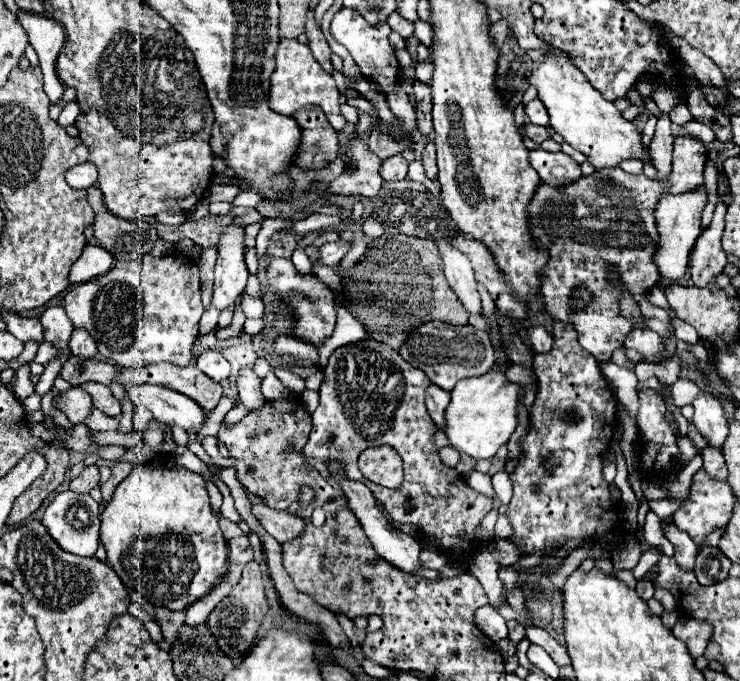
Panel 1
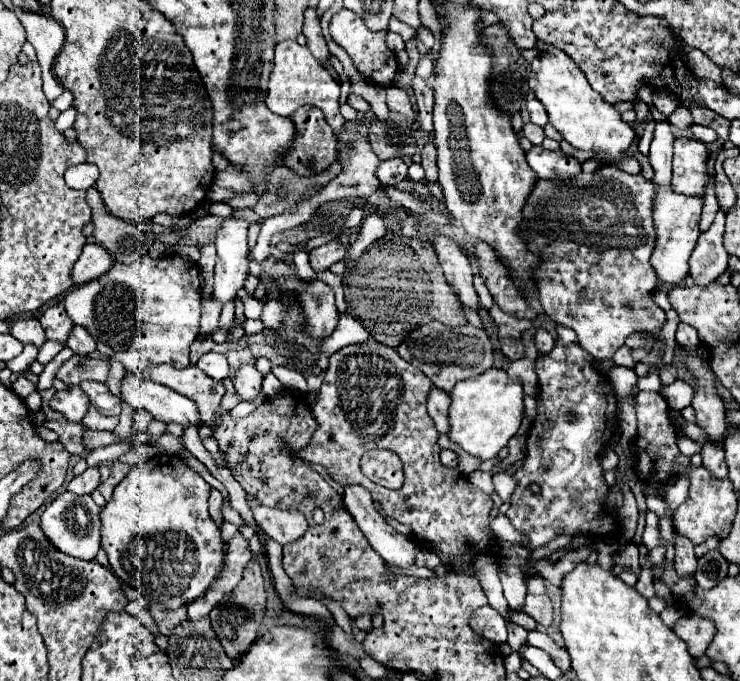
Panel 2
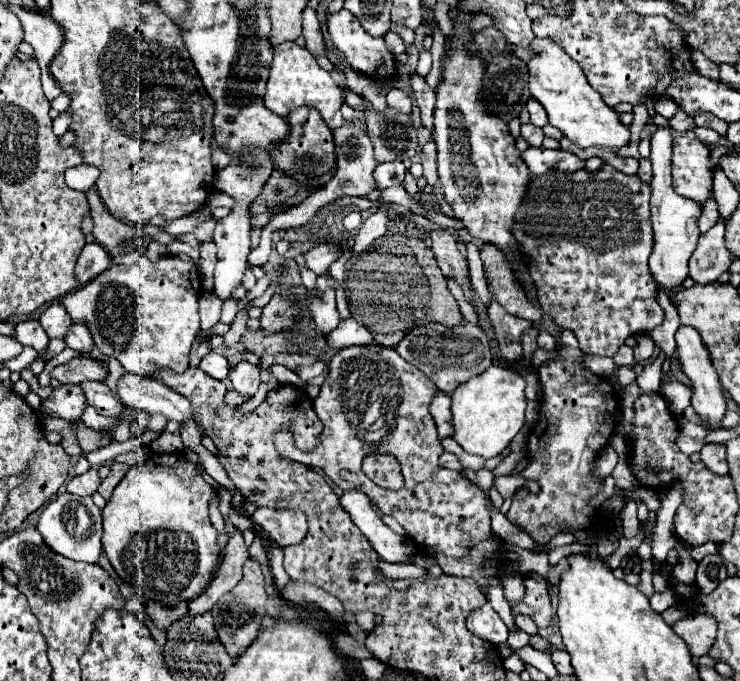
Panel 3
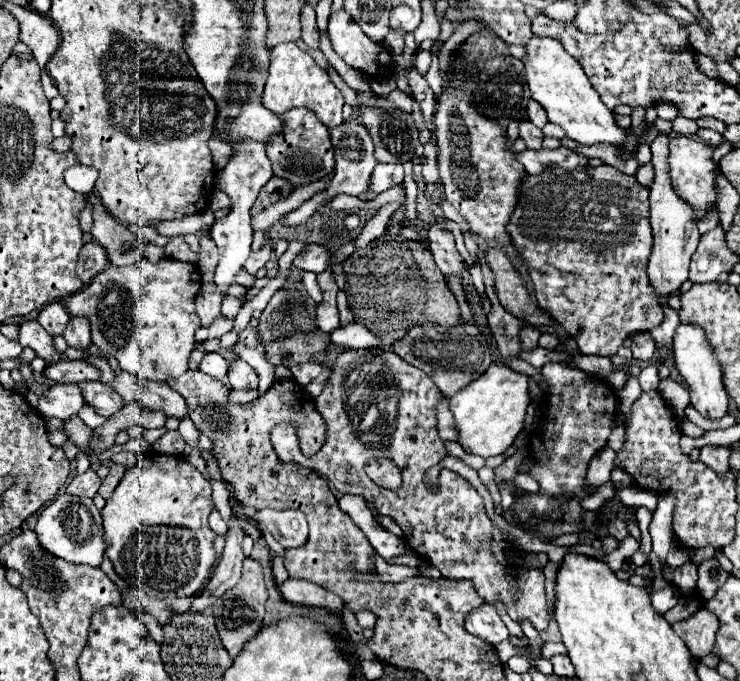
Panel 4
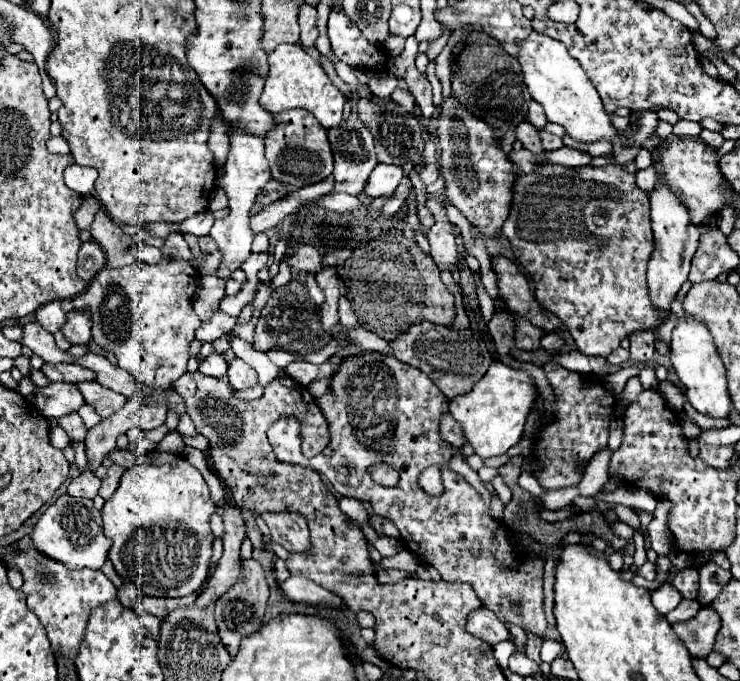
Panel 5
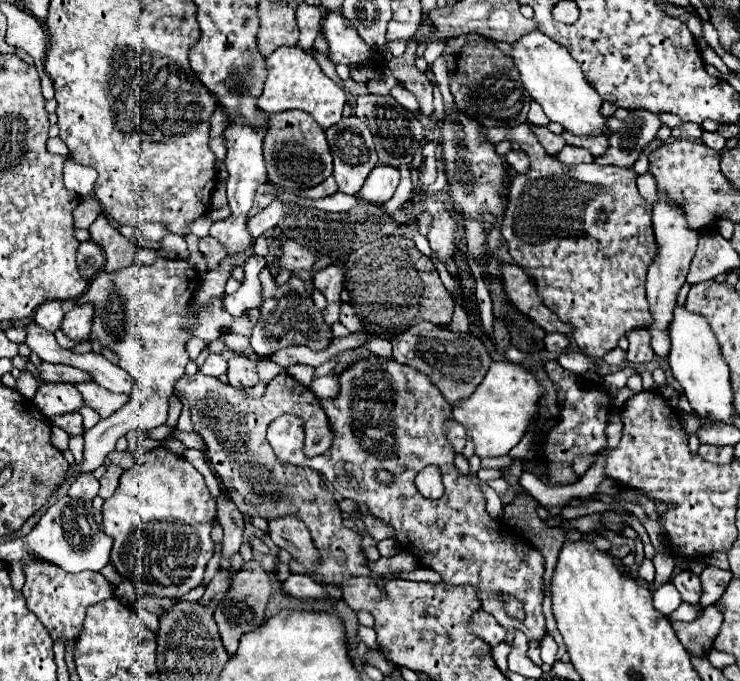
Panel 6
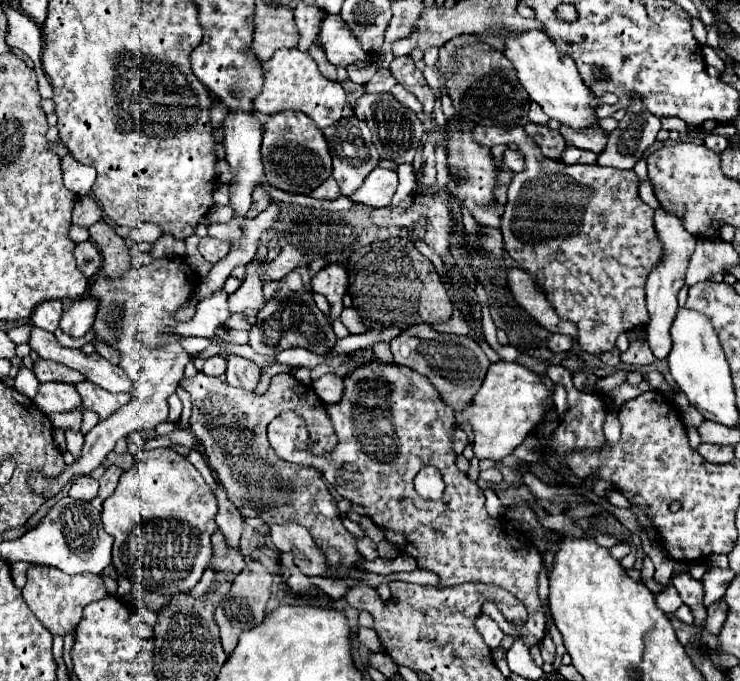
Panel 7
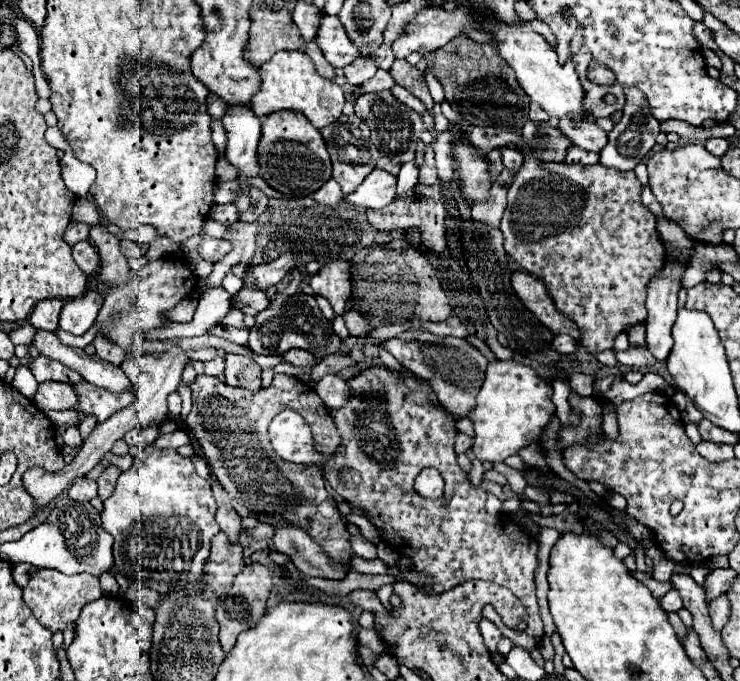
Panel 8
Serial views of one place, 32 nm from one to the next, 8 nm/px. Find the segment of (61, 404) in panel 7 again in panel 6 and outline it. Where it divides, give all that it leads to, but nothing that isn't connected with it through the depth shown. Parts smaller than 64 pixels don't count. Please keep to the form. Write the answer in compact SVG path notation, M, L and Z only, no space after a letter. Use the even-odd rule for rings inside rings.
M44 384L38 388L34 404L48 418L76 412L84 406L82 396L74 384Z

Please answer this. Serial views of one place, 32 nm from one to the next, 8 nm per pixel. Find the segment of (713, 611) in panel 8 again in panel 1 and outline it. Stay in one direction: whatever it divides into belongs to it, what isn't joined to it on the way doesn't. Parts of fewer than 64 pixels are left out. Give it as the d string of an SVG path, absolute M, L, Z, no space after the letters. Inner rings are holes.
M684 616L684 618L678 618L678 622L672 628L672 634L688 646L690 656L696 660L706 650L706 644L708 644L710 634L712 634L712 626L706 622L692 620L692 618Z

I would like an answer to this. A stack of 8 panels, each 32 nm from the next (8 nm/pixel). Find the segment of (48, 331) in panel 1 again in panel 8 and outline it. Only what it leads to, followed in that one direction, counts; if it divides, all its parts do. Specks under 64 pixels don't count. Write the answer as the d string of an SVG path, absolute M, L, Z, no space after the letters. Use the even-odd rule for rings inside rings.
M42 300L34 306L32 314L30 314L30 324L34 328L42 328L42 330L50 330L54 332L58 328L58 318L62 312L62 300Z

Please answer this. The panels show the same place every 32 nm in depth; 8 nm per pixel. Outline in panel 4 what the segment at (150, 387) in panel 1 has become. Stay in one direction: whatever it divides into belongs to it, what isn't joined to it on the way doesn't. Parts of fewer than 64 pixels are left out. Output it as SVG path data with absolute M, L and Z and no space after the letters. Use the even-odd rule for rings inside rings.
M90 356L88 360L92 360L92 364L100 368L102 372L100 382L112 384L112 388L122 396L124 404L138 402L144 410L150 410L150 412L162 410L166 416L176 420L182 420L188 416L186 400L178 392L174 392L170 386L156 384L156 382L140 382L134 374L128 374L128 372L120 372L118 376L114 376L108 360L96 358L96 356Z

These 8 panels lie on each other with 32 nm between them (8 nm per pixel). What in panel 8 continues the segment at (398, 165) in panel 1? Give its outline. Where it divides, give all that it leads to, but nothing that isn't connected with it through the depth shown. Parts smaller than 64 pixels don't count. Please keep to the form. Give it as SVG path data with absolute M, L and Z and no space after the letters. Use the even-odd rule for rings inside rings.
M374 168L368 174L368 180L364 180L364 184L360 184L360 188L356 188L356 192L352 192L352 196L346 196L346 200L350 204L362 206L362 208L386 208L396 194L396 176Z

